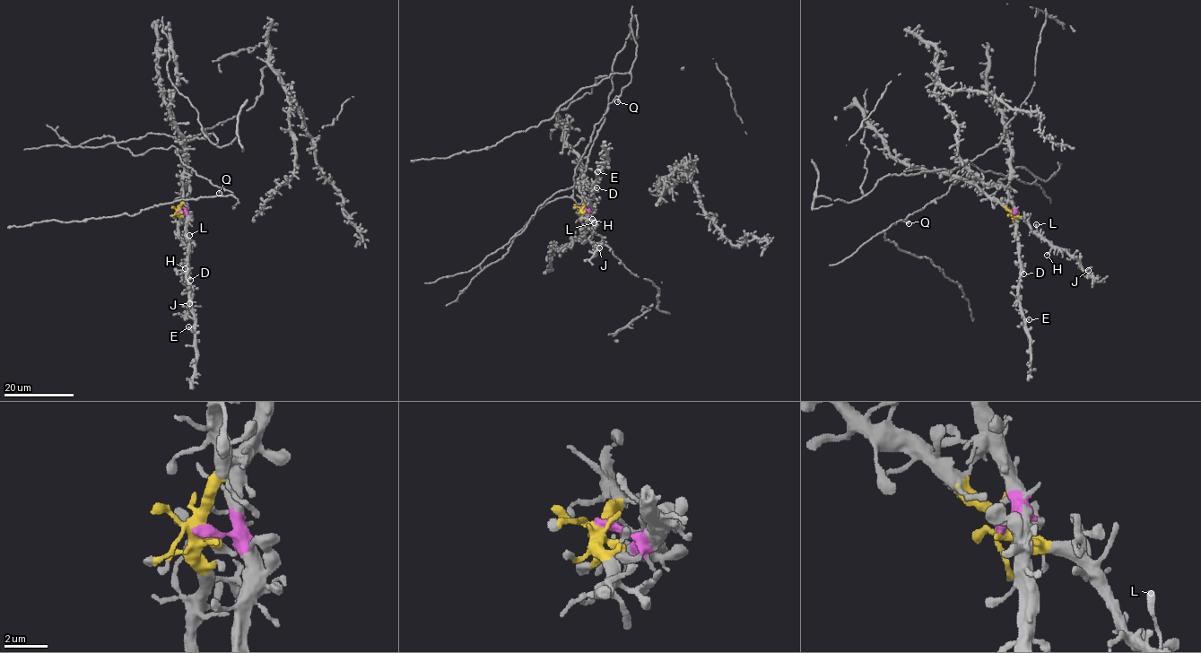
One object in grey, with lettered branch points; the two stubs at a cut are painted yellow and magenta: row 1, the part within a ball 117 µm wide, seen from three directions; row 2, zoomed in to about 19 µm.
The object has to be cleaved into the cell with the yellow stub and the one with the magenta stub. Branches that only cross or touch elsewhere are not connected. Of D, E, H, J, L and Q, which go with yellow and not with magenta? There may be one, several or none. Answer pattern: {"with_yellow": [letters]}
{"with_yellow": ["H", "J", "L", "Q"]}

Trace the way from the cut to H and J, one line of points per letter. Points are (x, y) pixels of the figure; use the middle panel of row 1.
H: (582, 208), (582, 218), (593, 221), (594, 226), (592, 219)
J: (582, 208), (582, 218), (594, 222), (590, 241), (598, 243), (599, 248)

